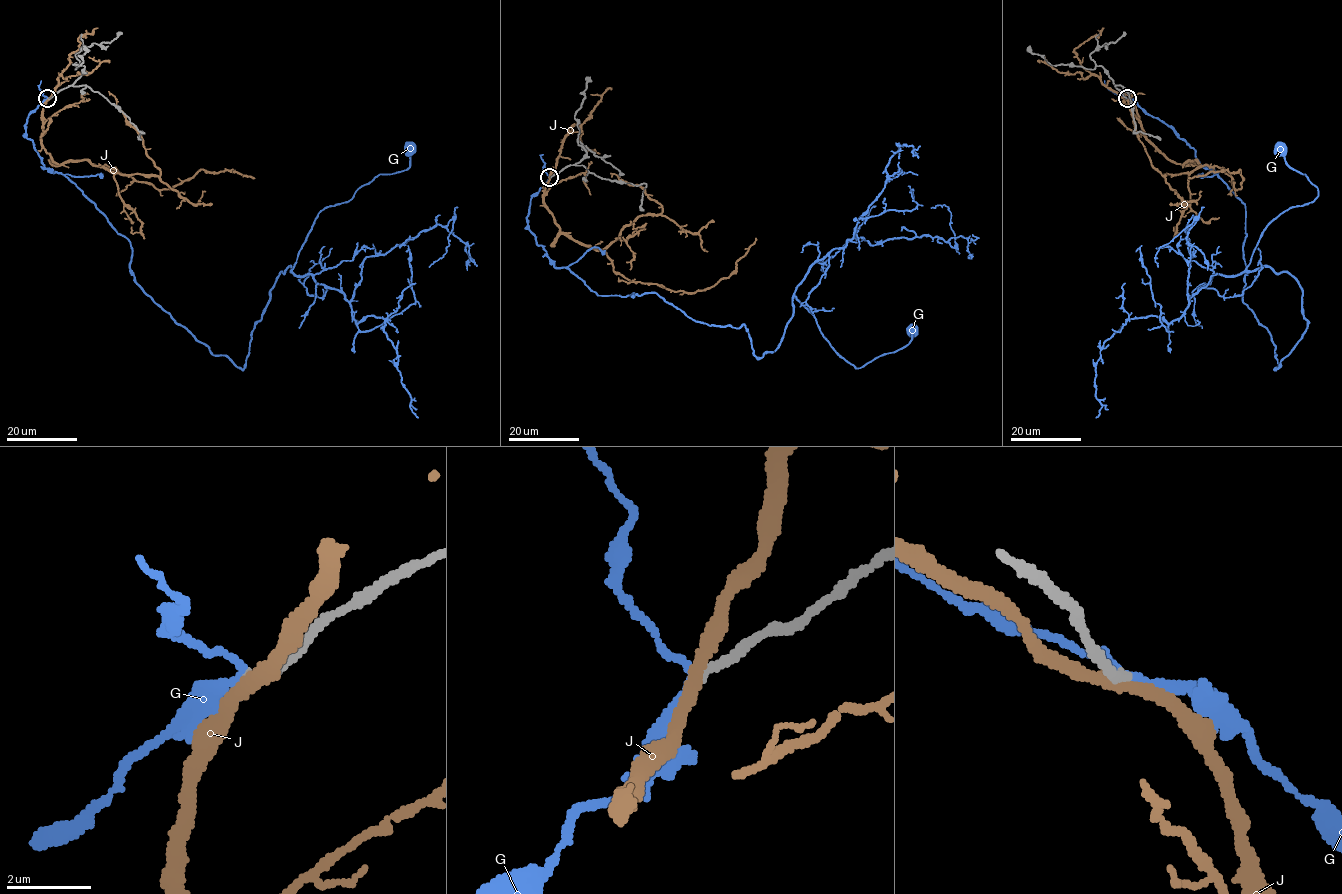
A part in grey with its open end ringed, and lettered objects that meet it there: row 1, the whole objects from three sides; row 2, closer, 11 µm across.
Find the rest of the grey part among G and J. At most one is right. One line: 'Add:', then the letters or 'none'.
Add: G

